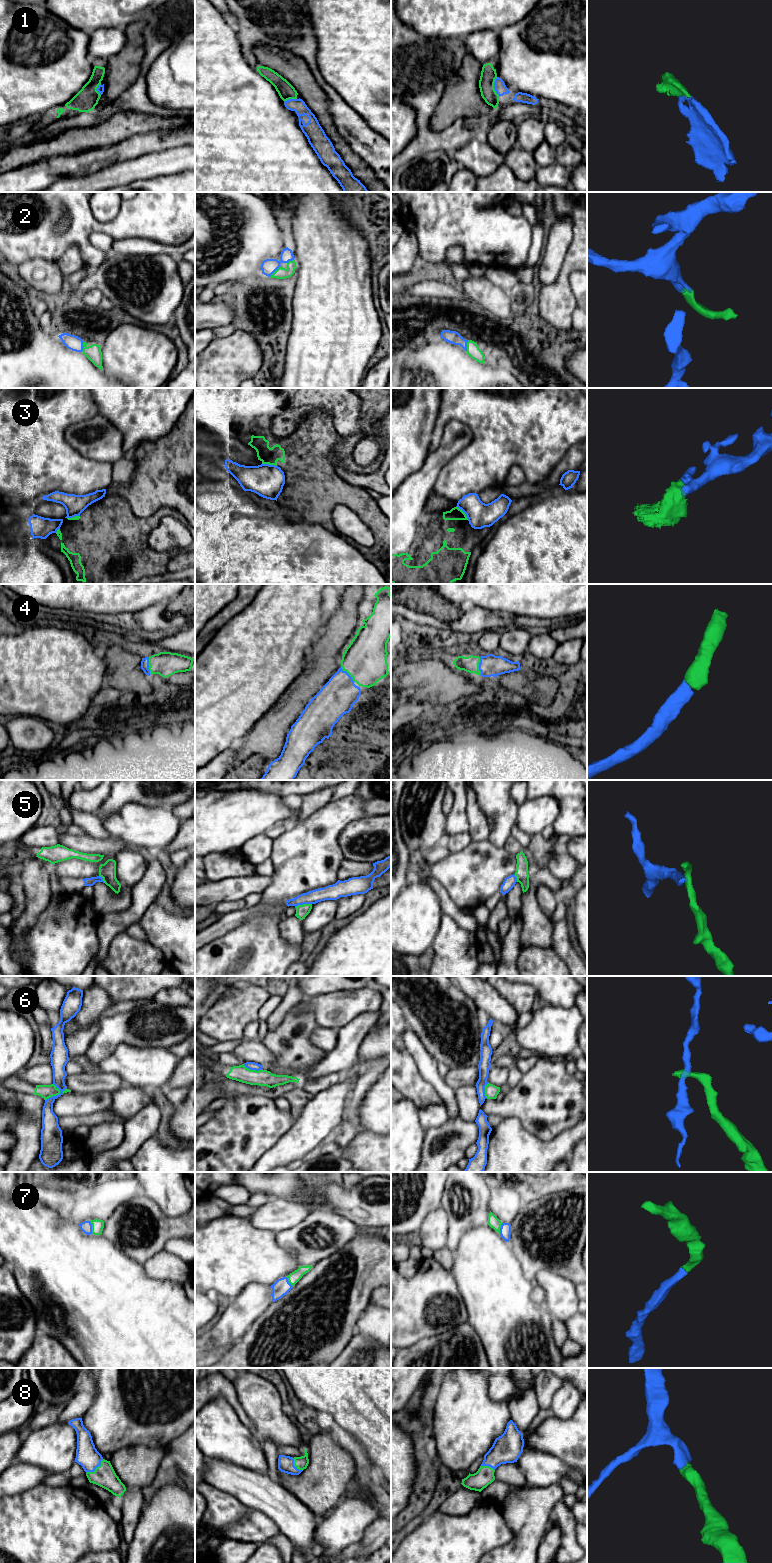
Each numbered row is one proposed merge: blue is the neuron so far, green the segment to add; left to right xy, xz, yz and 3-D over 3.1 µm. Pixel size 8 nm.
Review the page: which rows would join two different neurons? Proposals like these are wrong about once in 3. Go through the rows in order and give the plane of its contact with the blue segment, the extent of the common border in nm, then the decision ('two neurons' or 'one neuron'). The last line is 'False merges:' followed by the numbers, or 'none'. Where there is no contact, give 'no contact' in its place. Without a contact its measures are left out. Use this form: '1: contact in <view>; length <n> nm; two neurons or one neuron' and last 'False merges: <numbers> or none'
1: contact in yz; length 150 nm; one neuron
2: contact in xy; length 90 nm; one neuron
3: contact in yz; length 150 nm; two neurons
4: contact in xy; length 140 nm; one neuron
5: contact in xz; length 140 nm; two neurons
6: contact in xy; length 160 nm; two neurons
7: contact in xy; length 110 nm; one neuron
8: contact in xy; length 180 nm; one neuron
False merges: 3, 5, 6

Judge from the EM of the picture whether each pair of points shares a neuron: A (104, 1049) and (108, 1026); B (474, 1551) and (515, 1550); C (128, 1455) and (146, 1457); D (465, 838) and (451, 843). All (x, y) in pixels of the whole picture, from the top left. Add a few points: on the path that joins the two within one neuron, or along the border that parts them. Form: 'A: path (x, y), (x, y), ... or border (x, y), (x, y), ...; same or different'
A: path (104, 1043), (108, 1038), (108, 1032); same
B: border (509, 1541), (486, 1552); different
C: path (132, 1457), (142, 1457); same
D: path (462, 840), (454, 843); same

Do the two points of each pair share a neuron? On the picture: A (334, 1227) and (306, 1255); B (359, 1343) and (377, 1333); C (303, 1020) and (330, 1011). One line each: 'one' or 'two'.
A: one
B: two
C: two

